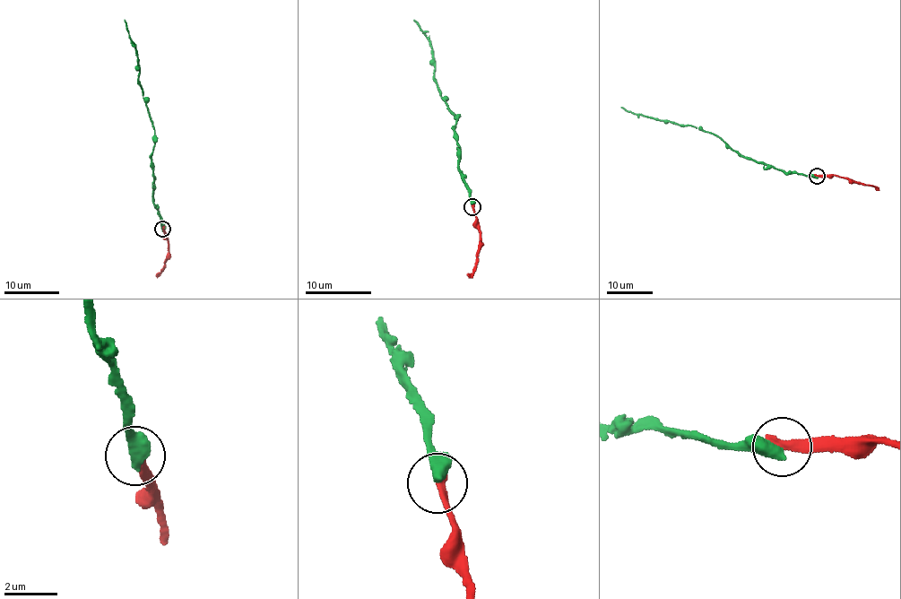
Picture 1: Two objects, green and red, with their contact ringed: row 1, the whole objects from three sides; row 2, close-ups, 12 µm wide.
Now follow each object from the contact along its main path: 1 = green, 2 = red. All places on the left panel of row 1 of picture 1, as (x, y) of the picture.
1: (163, 228), (153, 199), (151, 154), (155, 130), (140, 87), (136, 48), (125, 19)
2: (162, 229), (168, 250), (163, 270), (156, 277)

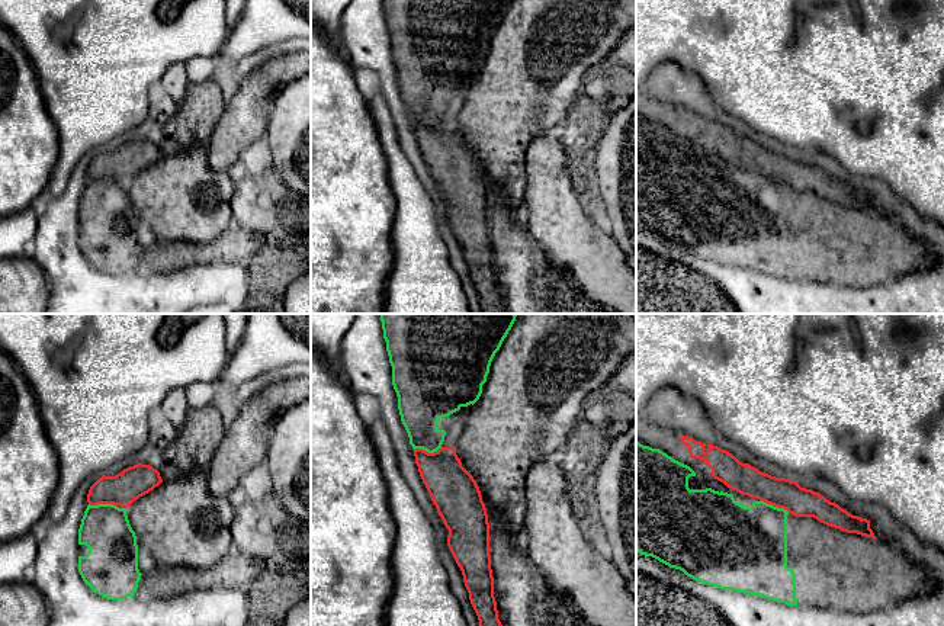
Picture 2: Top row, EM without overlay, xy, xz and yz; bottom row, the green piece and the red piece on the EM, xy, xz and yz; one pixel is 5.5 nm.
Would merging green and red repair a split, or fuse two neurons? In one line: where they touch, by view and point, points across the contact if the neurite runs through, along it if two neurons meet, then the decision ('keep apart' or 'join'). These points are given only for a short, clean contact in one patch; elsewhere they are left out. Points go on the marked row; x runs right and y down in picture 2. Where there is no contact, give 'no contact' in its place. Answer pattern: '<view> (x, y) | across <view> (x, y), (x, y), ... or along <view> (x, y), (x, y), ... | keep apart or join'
yz (773, 506) | keep apart

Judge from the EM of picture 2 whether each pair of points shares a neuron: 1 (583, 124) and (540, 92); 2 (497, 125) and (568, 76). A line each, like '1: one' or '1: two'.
1: two
2: one

